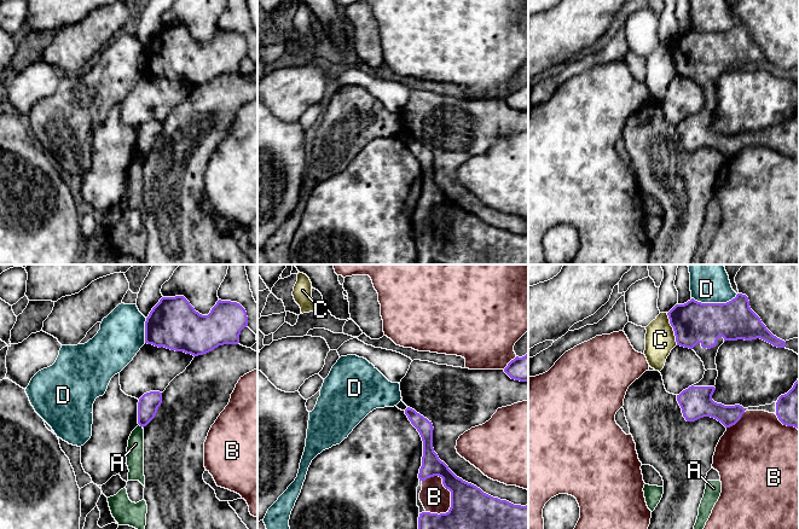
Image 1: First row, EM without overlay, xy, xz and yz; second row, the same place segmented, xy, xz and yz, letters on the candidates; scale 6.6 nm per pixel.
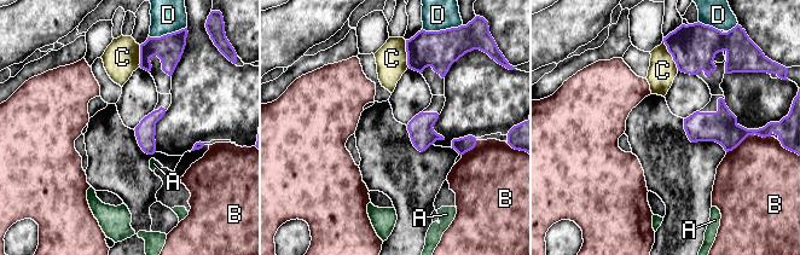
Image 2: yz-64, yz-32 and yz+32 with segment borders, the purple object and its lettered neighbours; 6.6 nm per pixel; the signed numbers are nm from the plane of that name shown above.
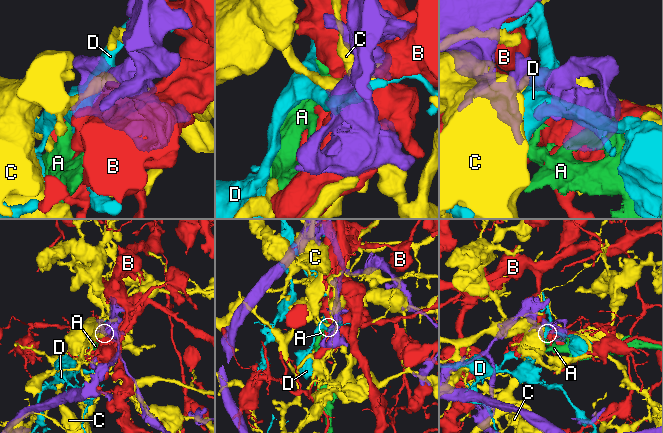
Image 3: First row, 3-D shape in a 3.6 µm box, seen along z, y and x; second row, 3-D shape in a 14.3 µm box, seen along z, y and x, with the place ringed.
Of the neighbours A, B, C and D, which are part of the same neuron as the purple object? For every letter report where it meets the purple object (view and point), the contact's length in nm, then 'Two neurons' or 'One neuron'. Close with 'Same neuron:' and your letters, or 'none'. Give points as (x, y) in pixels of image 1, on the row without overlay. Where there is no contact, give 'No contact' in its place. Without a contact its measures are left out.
A: Touches purple at xy (142, 155). Shared border 40 nm. Two neurons
B: Touches purple at xz (444, 215). Shared border 280 nm. Two neurons
C: Touches purple at yz (673, 58). Shared border 220 nm. Two neurons
D: Touches purple at yz (714, 33). Shared border 320 nm. Two neurons
Same neuron: none

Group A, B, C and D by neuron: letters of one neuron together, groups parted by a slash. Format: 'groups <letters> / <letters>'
groups A / B / C / D

